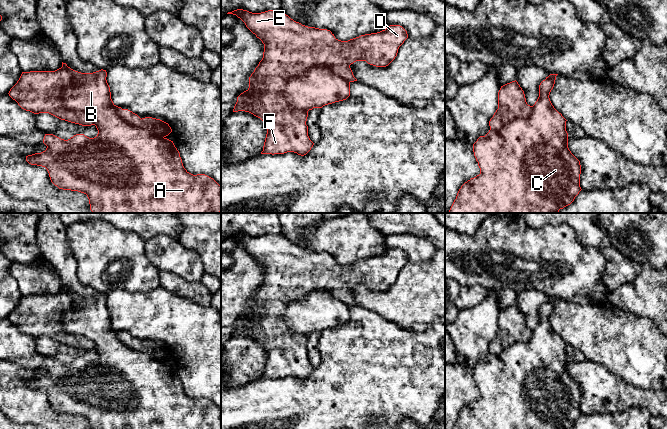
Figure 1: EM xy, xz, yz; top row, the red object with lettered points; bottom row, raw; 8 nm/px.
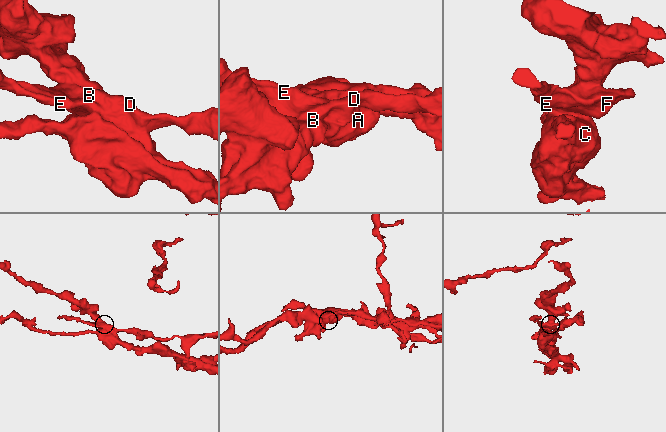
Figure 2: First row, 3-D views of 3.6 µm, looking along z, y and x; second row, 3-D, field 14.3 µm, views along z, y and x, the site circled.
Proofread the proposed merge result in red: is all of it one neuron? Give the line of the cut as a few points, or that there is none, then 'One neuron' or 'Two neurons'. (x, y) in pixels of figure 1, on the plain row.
Split along xz (349, 305), (328, 292), (312, 291), (287, 304), (283, 321). Two neurons

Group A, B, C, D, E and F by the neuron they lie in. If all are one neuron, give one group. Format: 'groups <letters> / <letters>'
groups A B C / D E F

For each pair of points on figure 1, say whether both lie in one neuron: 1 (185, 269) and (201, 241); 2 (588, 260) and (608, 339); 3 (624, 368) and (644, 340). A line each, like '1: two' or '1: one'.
1: two
2: two
3: one

